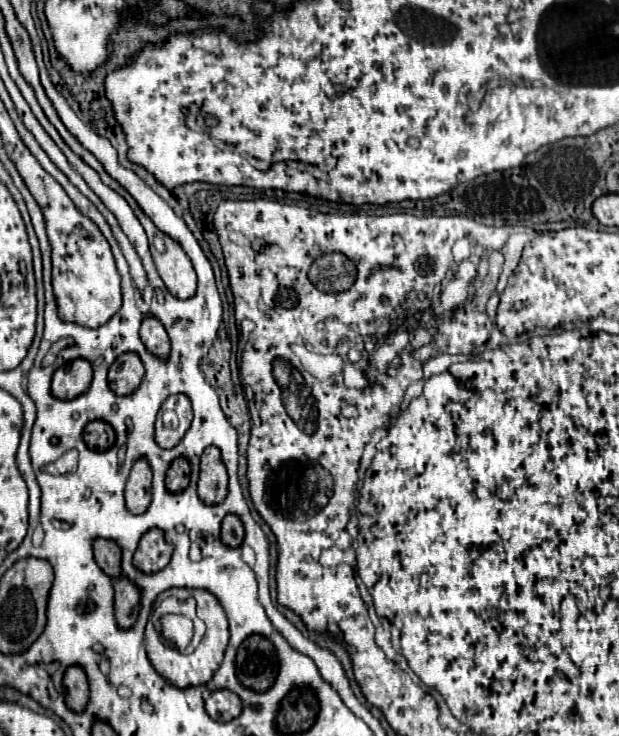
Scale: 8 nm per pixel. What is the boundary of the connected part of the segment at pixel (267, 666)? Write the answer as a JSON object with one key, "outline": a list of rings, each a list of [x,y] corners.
{"outline":[[[250,636],[242,642],[236,656],[236,676],[242,686],[264,692],[278,676],[278,656],[272,642],[264,636]]]}

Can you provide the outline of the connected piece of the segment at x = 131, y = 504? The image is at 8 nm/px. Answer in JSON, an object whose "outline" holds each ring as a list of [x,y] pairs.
{"outline":[[[138,460],[132,466],[132,472],[130,472],[126,488],[124,488],[126,508],[132,514],[144,514],[148,510],[150,500],[152,500],[150,484],[152,484],[152,470],[150,470],[148,462],[146,460]]]}

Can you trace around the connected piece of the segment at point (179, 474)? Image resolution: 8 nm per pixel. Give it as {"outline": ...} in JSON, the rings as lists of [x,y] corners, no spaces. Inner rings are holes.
{"outline":[[[176,458],[166,474],[166,488],[170,492],[182,492],[190,482],[190,464],[186,458]]]}

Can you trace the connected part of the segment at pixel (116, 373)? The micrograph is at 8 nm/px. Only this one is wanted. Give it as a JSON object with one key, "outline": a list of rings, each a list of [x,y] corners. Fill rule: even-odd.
{"outline":[[[126,352],[116,358],[108,370],[108,386],[116,396],[132,394],[144,378],[144,366],[134,352]]]}

